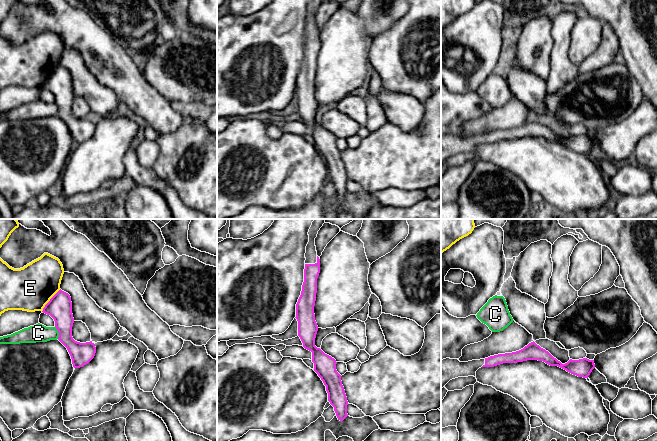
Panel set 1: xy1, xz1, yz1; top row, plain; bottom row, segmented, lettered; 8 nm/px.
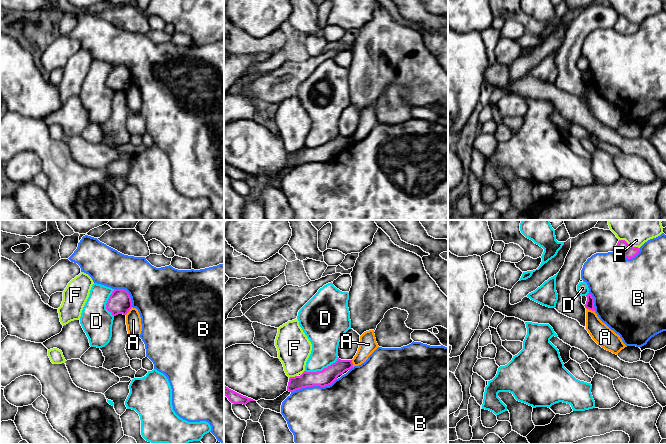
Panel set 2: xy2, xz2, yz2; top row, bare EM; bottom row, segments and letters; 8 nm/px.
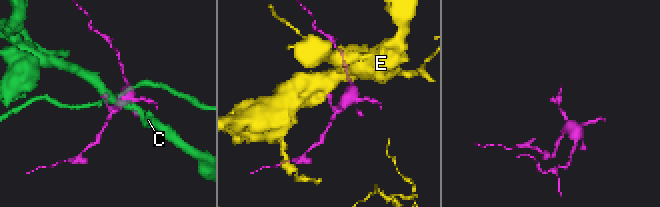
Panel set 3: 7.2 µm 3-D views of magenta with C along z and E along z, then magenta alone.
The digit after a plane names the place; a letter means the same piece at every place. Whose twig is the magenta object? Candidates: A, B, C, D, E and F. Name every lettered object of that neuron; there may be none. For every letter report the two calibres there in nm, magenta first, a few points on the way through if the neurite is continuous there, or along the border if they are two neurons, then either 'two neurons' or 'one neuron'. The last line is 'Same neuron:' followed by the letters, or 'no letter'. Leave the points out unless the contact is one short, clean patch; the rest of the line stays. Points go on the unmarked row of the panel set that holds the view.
A: 70/160 nm | along yz2 (586, 83), (594, 87) | two neurons
B: 140/480 nm | two neurons
C: 200/140 nm | along xy1 (55, 102), (58, 114) | two neurons
D: 140/240 nm | along xz2 (338, 133), (334, 138), (321, 146), (305, 147) | two neurons
E: 200/360 nm | along xy1 (60, 65), (42, 87) | two neurons
F: 120/180 nm | two neurons
Same neuron: no letter

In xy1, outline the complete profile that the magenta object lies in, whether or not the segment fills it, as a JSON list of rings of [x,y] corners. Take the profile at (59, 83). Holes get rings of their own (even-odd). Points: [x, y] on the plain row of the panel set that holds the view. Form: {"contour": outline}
{"contour": [[[60,65],[45,81],[42,88],[54,95],[55,103],[59,108],[58,116],[67,124],[73,143],[80,144],[88,140],[95,132],[96,123],[92,117],[80,119],[73,115],[74,94],[70,71]]]}

